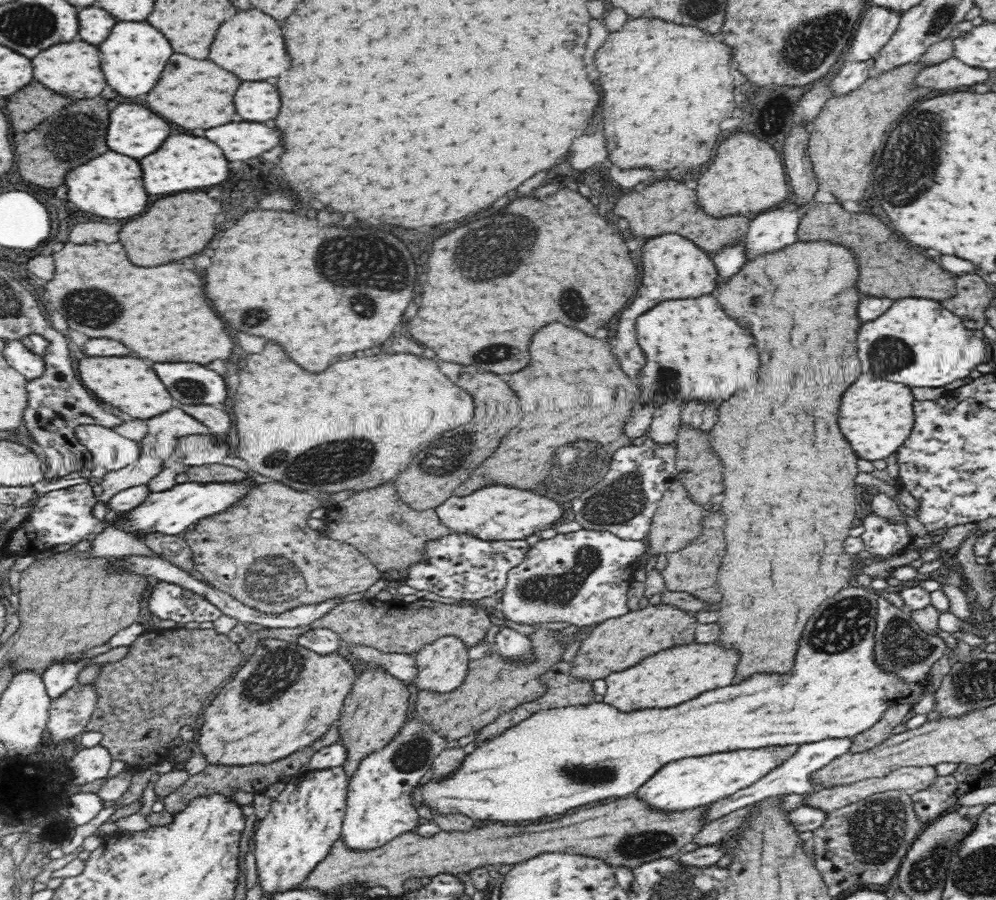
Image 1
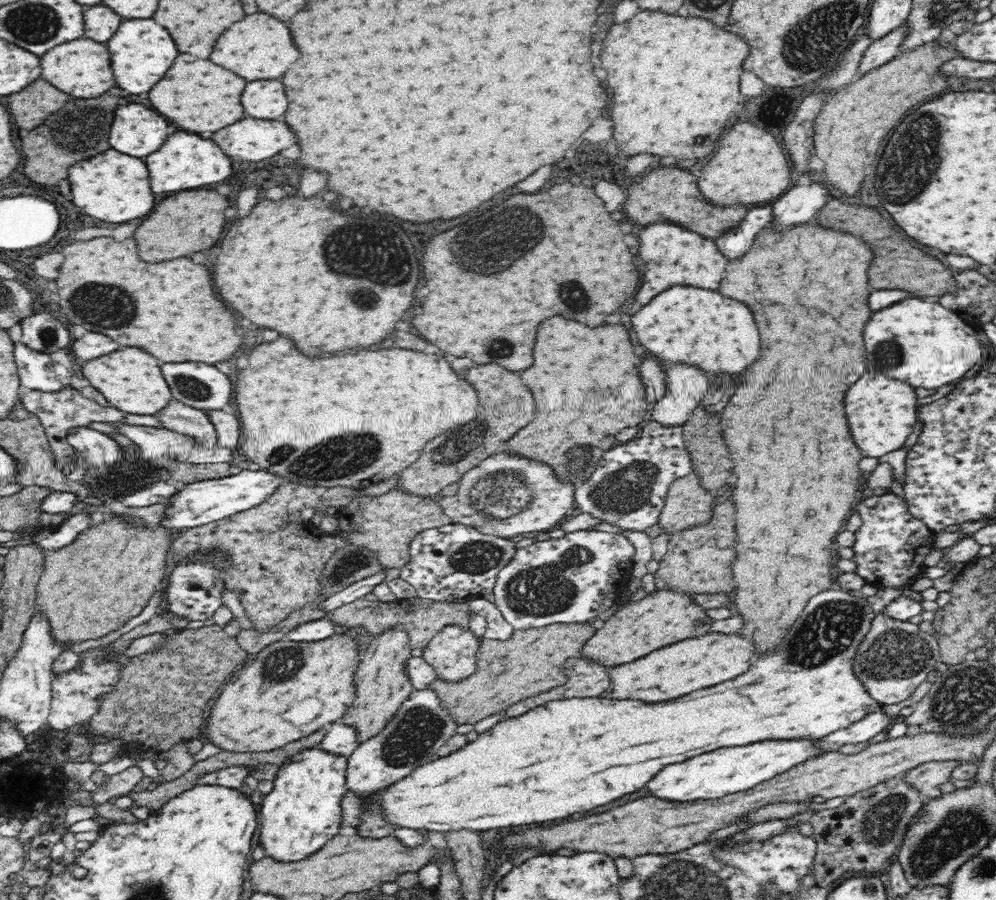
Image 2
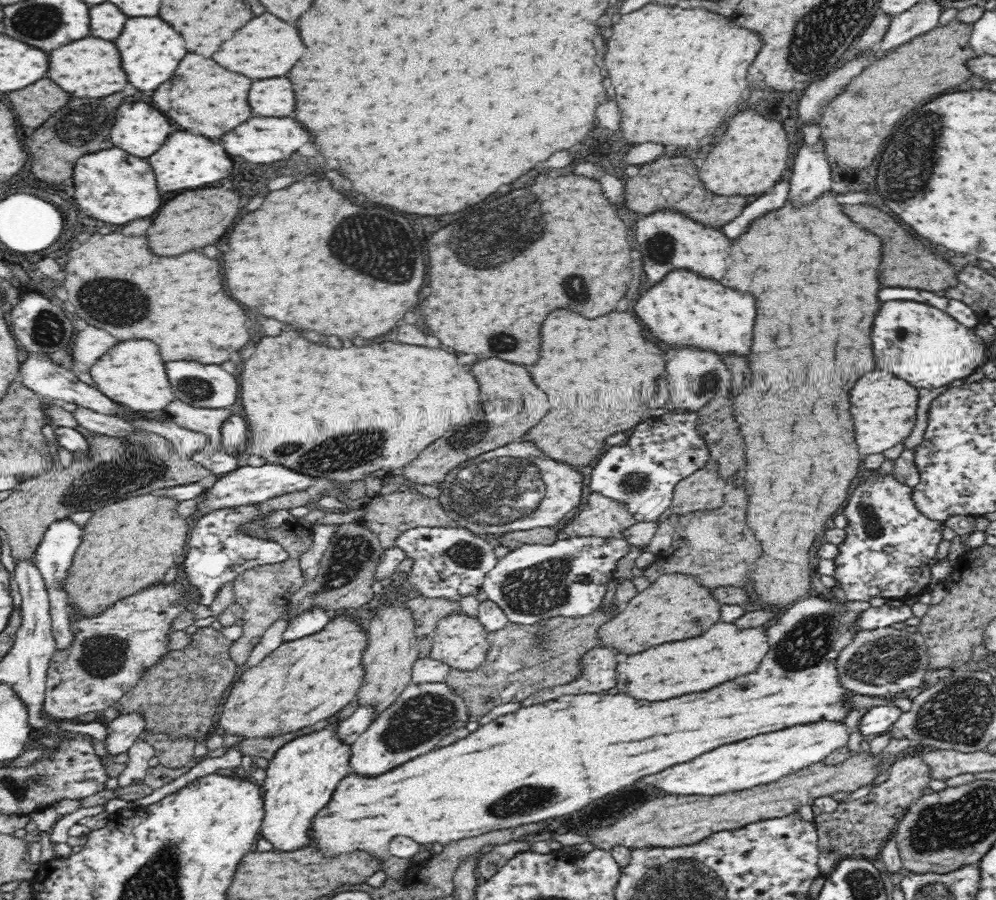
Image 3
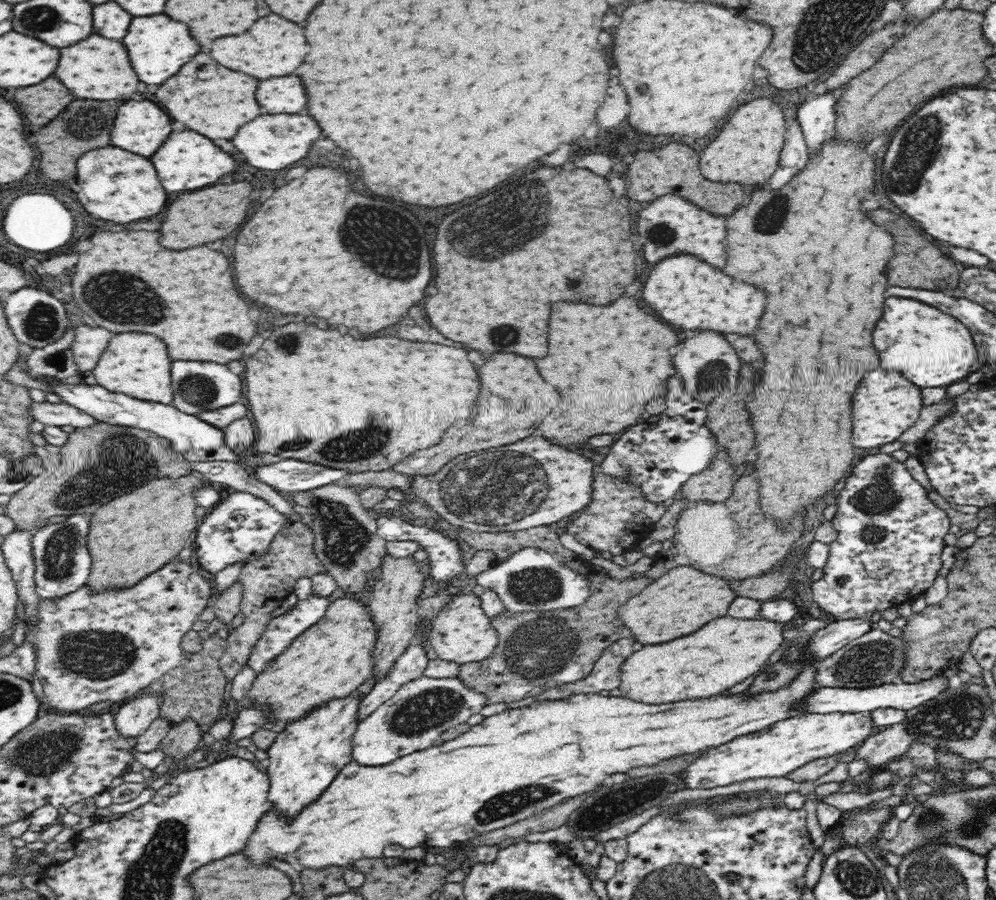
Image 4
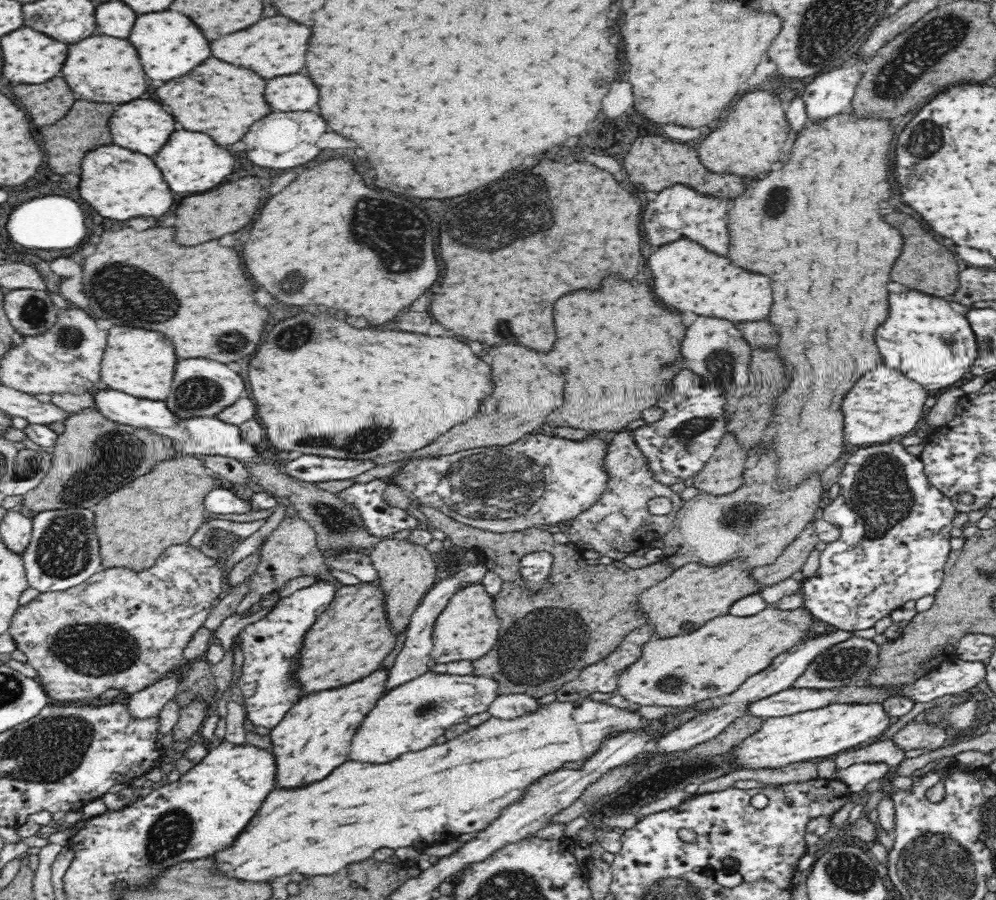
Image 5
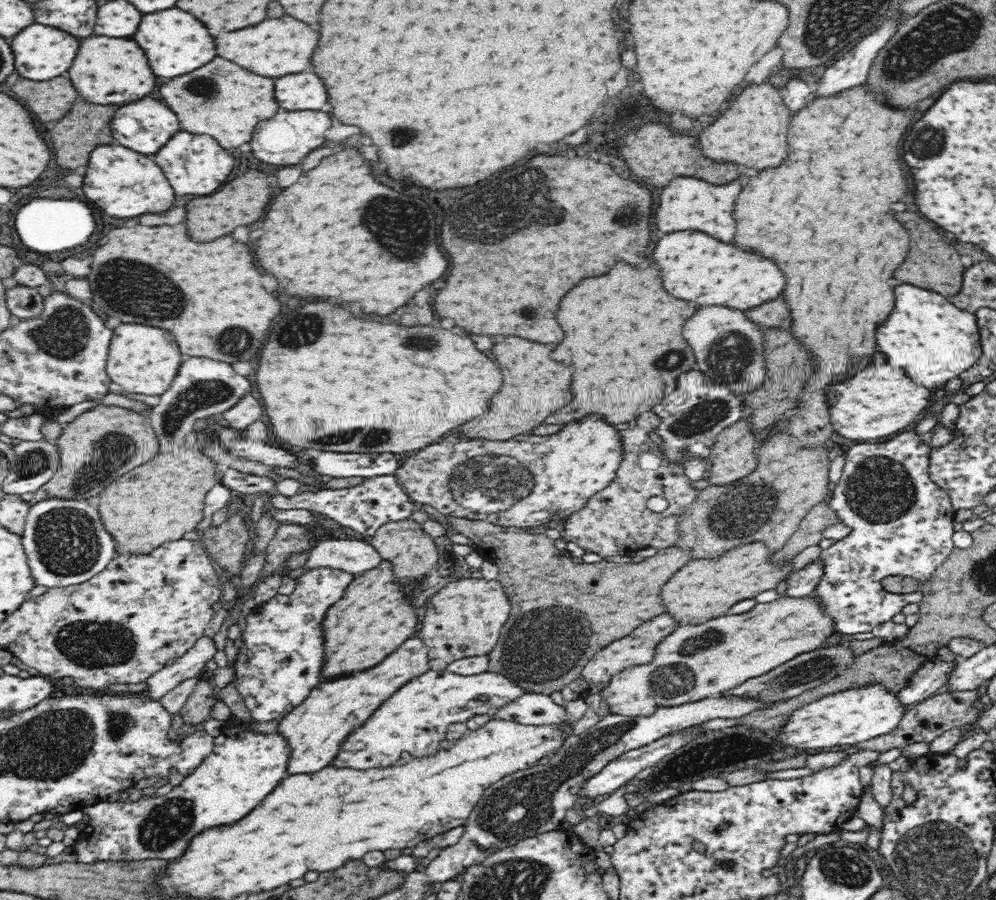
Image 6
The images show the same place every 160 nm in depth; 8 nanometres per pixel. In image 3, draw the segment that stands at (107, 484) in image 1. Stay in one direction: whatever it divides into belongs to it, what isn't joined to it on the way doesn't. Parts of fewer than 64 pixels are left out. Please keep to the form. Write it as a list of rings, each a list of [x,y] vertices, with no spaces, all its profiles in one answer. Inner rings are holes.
[[[180,399],[168,404],[162,413],[172,419],[178,426],[206,436],[206,448],[209,450],[222,449],[222,423],[232,414],[230,408],[202,408],[192,404],[184,404],[184,402],[180,402]]]

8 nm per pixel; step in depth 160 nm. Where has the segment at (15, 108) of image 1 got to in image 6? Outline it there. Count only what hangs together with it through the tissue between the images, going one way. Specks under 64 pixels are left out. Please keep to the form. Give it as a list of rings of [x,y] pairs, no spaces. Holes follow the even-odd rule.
[[[60,76],[40,84],[18,78],[18,84],[12,88],[12,92],[22,102],[28,102],[28,106],[30,104],[56,106],[56,108],[30,108],[30,112],[34,112],[40,122],[54,122],[64,118],[64,114],[70,110],[70,106],[76,100],[74,86],[70,84],[68,78],[60,78]]]

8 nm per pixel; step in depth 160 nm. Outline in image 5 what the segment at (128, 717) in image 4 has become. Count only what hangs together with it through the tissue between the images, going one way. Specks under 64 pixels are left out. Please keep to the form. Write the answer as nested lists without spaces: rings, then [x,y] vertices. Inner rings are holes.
[[[172,671],[152,686],[130,695],[130,700],[125,704],[129,717],[134,720],[144,720],[158,716],[164,706],[175,698],[177,686],[177,677],[174,677]]]

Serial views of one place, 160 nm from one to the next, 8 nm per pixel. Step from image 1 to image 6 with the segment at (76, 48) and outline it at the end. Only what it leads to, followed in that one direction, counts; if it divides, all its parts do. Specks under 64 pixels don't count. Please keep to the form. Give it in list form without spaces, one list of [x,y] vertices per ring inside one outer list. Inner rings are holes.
[[[92,36],[80,40],[74,64],[68,70],[78,94],[92,104],[128,104],[144,98],[154,90],[154,74],[144,52],[134,40],[110,40],[108,36]]]

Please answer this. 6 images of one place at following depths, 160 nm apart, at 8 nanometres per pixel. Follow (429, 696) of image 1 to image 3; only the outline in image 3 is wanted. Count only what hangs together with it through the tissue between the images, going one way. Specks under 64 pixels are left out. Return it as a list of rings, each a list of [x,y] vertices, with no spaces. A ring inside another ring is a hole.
[[[614,609],[598,610],[592,615],[580,616],[580,618],[566,618],[556,616],[553,619],[542,620],[532,626],[524,626],[508,622],[506,628],[489,632],[487,634],[488,650],[486,660],[474,671],[454,671],[450,670],[443,683],[456,696],[459,696],[466,705],[469,716],[484,716],[492,708],[508,702],[522,702],[526,697],[533,695],[542,689],[568,684],[570,681],[578,680],[580,658],[585,652],[594,648],[599,648],[597,630],[606,624],[616,612]]]

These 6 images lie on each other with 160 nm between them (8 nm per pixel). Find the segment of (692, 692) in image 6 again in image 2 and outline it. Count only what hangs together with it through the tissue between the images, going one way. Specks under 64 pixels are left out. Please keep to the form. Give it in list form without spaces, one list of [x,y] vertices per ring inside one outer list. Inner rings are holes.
[[[706,634],[706,636],[694,638],[694,640],[682,640],[678,644],[670,644],[666,648],[660,648],[658,652],[650,652],[649,655],[643,656],[642,659],[635,662],[622,664],[608,670],[608,676],[612,682],[610,684],[612,694],[608,694],[608,698],[614,698],[614,700],[642,700],[642,702],[668,702],[668,700],[686,696],[694,690],[708,688],[708,686],[714,686],[714,684],[720,684],[720,682],[726,682],[726,680],[734,680],[736,676],[746,672],[748,666],[750,666],[748,650],[754,650],[752,642],[742,640],[736,634],[732,634],[732,636]]]

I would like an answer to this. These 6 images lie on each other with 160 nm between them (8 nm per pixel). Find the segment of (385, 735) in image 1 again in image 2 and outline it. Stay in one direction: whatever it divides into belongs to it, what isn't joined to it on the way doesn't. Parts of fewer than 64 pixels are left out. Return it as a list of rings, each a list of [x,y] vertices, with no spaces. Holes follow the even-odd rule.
[[[394,630],[376,636],[370,646],[361,652],[361,662],[353,678],[355,699],[342,717],[342,723],[355,730],[358,745],[378,736],[412,694],[414,688],[404,671],[411,650],[407,634]]]

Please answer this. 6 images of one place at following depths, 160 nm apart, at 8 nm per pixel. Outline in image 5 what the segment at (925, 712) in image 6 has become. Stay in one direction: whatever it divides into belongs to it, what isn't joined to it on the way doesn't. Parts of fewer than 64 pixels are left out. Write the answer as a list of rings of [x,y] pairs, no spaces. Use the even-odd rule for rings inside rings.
[[[914,720],[894,734],[894,741],[905,751],[926,750],[925,752],[934,752],[948,742],[944,728],[930,727],[923,721]]]

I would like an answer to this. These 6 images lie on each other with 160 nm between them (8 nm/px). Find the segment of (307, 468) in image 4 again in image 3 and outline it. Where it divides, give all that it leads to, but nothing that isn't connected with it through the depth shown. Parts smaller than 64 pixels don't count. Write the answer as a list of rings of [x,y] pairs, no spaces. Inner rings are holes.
[[[267,463],[259,467],[251,465],[236,467],[224,476],[218,476],[203,488],[203,491],[196,497],[196,508],[187,520],[190,524],[193,524],[196,520],[204,518],[212,512],[218,512],[218,510],[234,510],[234,508],[252,506],[252,504],[259,505],[277,496],[307,489],[317,481],[318,478],[296,474],[292,470],[277,464]]]

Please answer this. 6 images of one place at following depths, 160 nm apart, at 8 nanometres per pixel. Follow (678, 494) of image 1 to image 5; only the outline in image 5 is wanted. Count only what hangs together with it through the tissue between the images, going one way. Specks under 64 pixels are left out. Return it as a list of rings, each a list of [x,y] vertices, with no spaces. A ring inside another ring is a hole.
[[[727,433],[723,437],[720,446],[714,451],[712,458],[706,462],[705,467],[691,478],[692,488],[712,496],[724,496],[736,492],[743,483],[741,474],[747,467],[746,459],[748,454],[749,451],[741,449],[735,437],[731,433]]]

